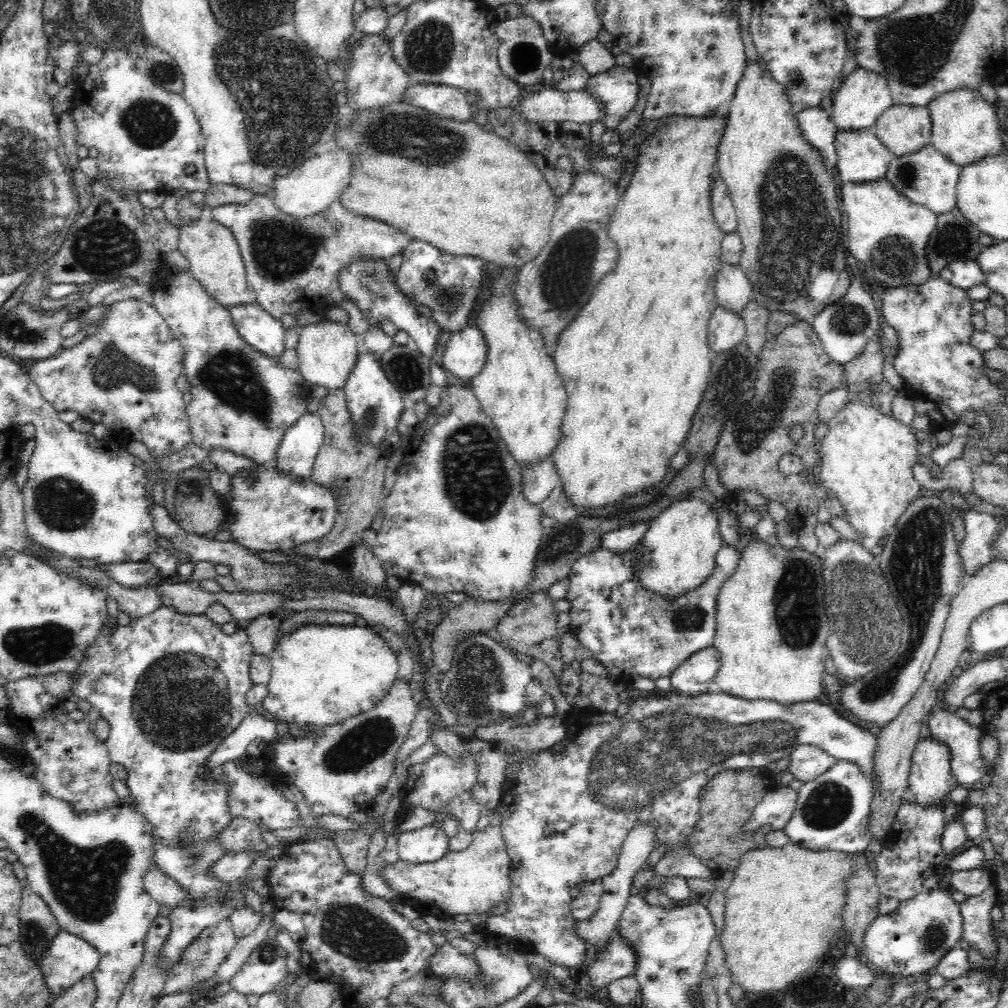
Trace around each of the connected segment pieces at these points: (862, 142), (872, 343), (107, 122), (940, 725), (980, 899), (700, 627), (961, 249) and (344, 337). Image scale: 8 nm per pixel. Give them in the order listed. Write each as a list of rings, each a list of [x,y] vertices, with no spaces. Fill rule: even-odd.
[[[873,129],[836,130],[836,180],[868,182],[884,178],[895,156],[877,138]]]
[[[880,335],[870,340],[862,355],[843,367],[845,386],[869,382],[869,379],[882,374],[885,365],[882,343]]]
[[[144,44],[144,46],[130,46],[130,48],[126,48],[126,50],[107,50],[96,65],[89,66],[87,75],[83,80],[75,84],[75,95],[71,101],[69,112],[72,113],[74,122],[76,123],[76,128],[78,129],[78,138],[76,138],[76,143],[78,143],[78,147],[85,146],[87,149],[94,147],[98,150],[97,163],[99,170],[111,186],[113,186],[113,189],[117,190],[120,194],[122,194],[122,190],[128,190],[128,188],[135,188],[135,190],[140,192],[154,191],[155,193],[160,193],[166,196],[180,189],[188,193],[194,192],[195,190],[205,193],[211,187],[212,182],[208,176],[206,168],[205,139],[203,138],[200,123],[195,115],[195,111],[189,103],[186,102],[186,99],[182,94],[176,94],[174,92],[164,90],[156,86],[150,80],[150,77],[148,77],[147,74],[146,59],[144,59],[145,48],[146,44]],[[186,164],[194,164],[197,168],[197,171],[189,177],[186,177],[186,175],[184,175],[184,171],[182,171]]]
[[[953,709],[934,712],[928,716],[927,720],[931,732],[930,737],[938,743],[948,745],[948,749],[950,749],[950,770],[956,779],[957,786],[971,790],[974,782],[978,782],[986,772],[992,770],[992,766],[986,767],[986,761],[980,755],[980,737],[984,733],[984,729],[982,726],[968,725],[968,722],[954,714]]]
[[[992,884],[985,892],[970,896],[959,904],[963,928],[961,936],[985,959],[992,959],[999,953],[992,937],[990,909],[997,903],[997,886]]]
[[[639,545],[633,550],[625,552],[624,554],[615,554],[610,550],[602,549],[600,546],[590,554],[578,558],[578,560],[576,560],[576,562],[574,562],[572,565],[568,576],[570,579],[570,588],[567,594],[567,599],[570,601],[570,609],[567,612],[570,614],[570,626],[568,630],[570,630],[579,640],[580,645],[584,646],[584,648],[587,647],[588,650],[592,652],[594,660],[598,660],[598,662],[602,663],[605,669],[608,670],[609,676],[613,679],[622,678],[622,674],[624,674],[624,676],[634,676],[634,674],[638,674],[638,676],[644,676],[644,678],[650,678],[650,680],[656,680],[656,678],[660,678],[661,676],[670,676],[670,674],[672,674],[672,672],[674,672],[678,666],[680,666],[687,658],[690,658],[691,654],[694,654],[703,648],[712,647],[717,631],[717,596],[719,595],[722,586],[725,585],[725,582],[736,572],[740,560],[740,553],[734,547],[722,545],[718,551],[718,554],[716,555],[715,569],[711,574],[711,577],[706,580],[705,583],[702,583],[696,590],[690,591],[687,596],[684,595],[675,598],[673,601],[668,601],[668,599],[660,597],[656,595],[656,593],[652,594],[652,592],[644,589],[644,587],[640,585],[638,577],[634,575],[634,566],[636,566],[636,560],[638,560],[635,550],[638,547]]]
[[[954,207],[952,210],[945,212],[944,214],[937,215],[937,222],[930,238],[928,238],[926,246],[926,261],[928,261],[928,267],[930,267],[930,276],[940,277],[941,270],[946,268],[948,263],[962,259],[965,261],[975,260],[980,252],[983,250],[978,243],[978,234],[981,232],[970,223],[970,221],[964,218],[964,215],[960,213],[958,207]]]
[[[324,319],[318,324],[301,327],[296,348],[300,363],[299,372],[308,386],[324,387],[328,391],[344,390],[360,354],[360,339],[347,324]]]

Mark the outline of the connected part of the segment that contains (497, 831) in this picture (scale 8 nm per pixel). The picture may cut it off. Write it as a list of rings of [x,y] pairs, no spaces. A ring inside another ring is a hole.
[[[500,810],[490,819],[484,832],[474,831],[474,841],[466,850],[449,851],[435,862],[412,864],[407,861],[385,861],[378,875],[396,895],[396,901],[412,906],[420,917],[434,915],[440,919],[458,914],[486,914],[495,906],[510,902],[510,856],[508,855],[501,829]]]

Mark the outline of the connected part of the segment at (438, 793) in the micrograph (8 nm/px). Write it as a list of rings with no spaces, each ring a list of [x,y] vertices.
[[[437,752],[421,763],[410,764],[407,771],[408,776],[402,792],[396,796],[400,801],[400,812],[395,820],[398,825],[403,816],[409,814],[413,807],[420,806],[430,812],[438,811],[454,797],[470,791],[470,787],[476,782],[476,762],[469,752],[466,752],[461,761],[454,761],[450,755]]]

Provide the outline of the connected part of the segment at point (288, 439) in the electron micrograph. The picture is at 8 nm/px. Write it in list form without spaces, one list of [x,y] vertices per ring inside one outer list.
[[[308,412],[283,434],[276,448],[276,471],[295,480],[312,481],[312,469],[322,448],[325,430],[318,413]]]

